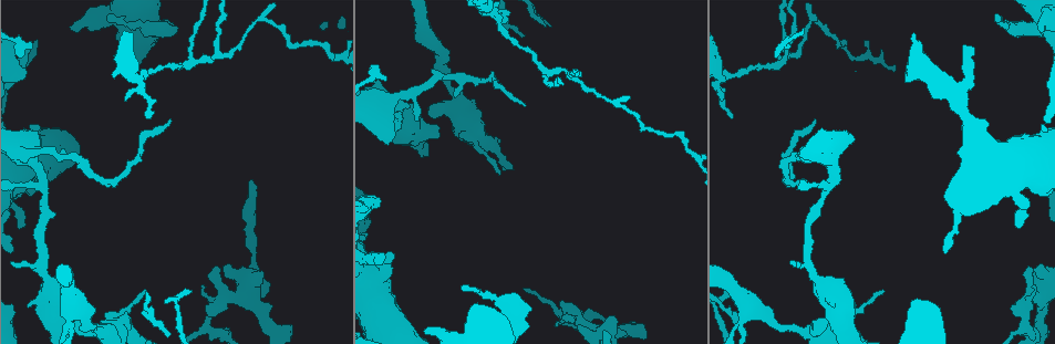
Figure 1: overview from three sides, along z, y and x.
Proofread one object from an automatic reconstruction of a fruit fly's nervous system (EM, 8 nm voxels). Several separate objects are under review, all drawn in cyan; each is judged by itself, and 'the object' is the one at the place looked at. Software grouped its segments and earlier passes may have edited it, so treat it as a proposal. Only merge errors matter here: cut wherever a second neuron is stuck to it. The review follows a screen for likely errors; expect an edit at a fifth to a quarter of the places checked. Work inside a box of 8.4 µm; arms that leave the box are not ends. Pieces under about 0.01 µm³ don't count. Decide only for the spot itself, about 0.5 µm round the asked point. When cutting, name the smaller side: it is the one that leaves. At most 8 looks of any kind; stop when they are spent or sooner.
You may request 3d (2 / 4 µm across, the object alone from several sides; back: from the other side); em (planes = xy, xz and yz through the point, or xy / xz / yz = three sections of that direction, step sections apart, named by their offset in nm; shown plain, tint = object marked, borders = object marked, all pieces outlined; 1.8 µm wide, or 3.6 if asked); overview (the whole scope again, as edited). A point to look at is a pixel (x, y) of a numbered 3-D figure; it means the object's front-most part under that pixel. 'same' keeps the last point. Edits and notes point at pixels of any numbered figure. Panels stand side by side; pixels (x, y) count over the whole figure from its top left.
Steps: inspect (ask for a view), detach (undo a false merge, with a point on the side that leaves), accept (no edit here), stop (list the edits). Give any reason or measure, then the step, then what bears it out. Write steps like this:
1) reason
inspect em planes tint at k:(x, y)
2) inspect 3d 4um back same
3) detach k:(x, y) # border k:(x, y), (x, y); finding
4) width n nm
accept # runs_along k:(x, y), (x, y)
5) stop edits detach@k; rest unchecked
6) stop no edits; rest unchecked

sharp bend
inspect 3d 2um back at 1:(208, 325)

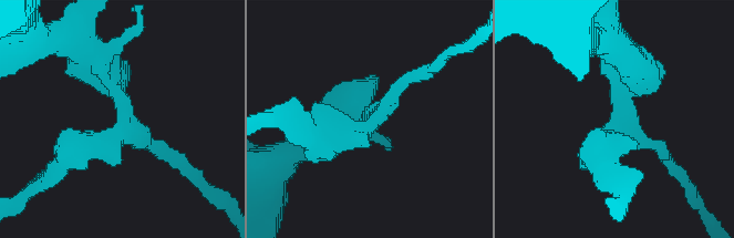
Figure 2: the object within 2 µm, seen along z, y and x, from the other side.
need the tissue
inspect em yz step 8 tint at 2:(624, 117)

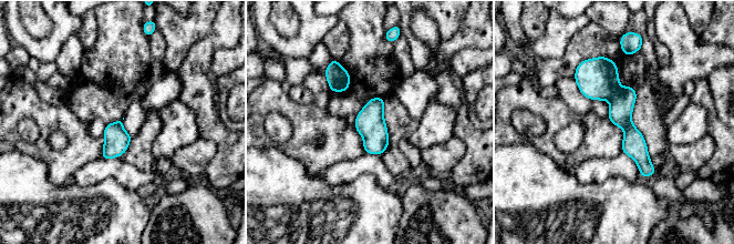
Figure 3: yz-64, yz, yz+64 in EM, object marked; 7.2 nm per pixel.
accept # runs_along 3:(603, 60), (603, 82), (651, 172); all the same neuron

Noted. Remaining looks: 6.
abrupt turn
inspect 3d 4um at 1:(109, 182)

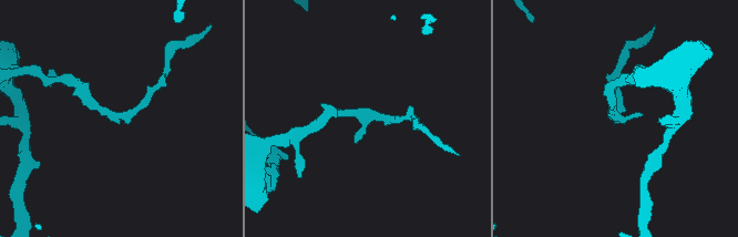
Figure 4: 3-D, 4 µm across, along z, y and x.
inspect em planes tint at 4:(371, 116)

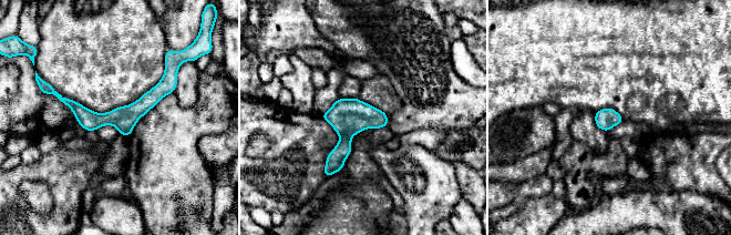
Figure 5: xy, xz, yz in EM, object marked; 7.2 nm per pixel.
accept # all the same neuron

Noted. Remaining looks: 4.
sudden change in width
inspect em xy step 4 tint at 1:(497, 22)

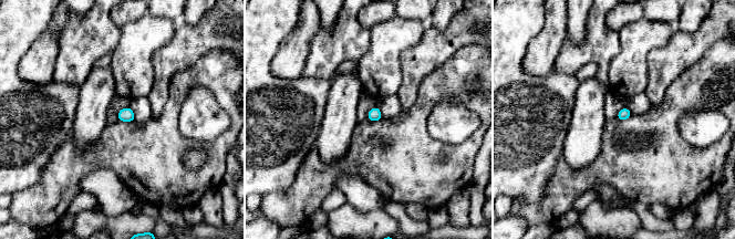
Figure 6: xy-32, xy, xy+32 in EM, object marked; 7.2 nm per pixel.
another direction
inspect em planes tint same

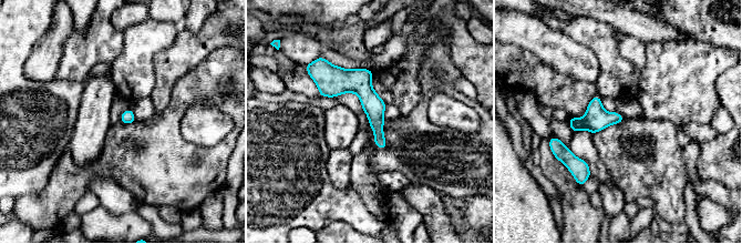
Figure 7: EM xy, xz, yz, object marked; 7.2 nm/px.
accept # runs_along 7:(328, 69), (370, 100), (383, 145); continuous, no second neuron

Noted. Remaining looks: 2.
stop no edits; rest unchecked

